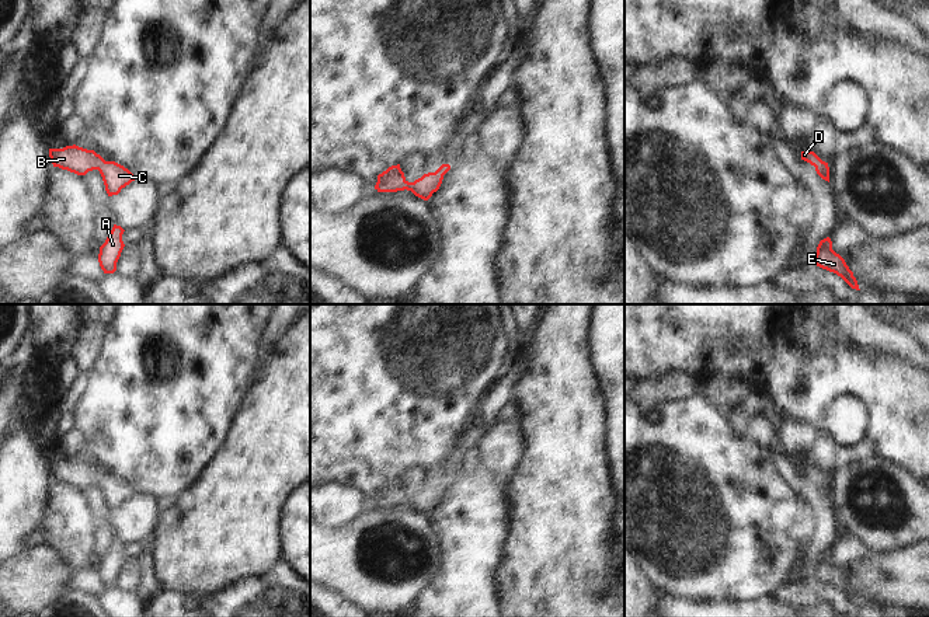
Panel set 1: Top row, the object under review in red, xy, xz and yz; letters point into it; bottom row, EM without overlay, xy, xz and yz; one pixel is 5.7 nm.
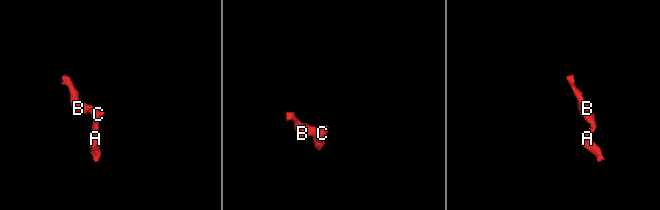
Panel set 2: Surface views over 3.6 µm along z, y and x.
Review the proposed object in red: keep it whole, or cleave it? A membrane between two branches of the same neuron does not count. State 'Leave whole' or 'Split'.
Leave whole

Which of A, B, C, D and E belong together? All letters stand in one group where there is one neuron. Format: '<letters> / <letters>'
A B C D E

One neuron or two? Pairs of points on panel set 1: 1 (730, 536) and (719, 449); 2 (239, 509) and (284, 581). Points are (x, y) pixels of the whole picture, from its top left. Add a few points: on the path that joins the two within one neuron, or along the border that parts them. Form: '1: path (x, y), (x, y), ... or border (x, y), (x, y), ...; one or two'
1: path (719, 515), (719, 470); one
2: border (281, 557), (264, 574), (243, 578); two

